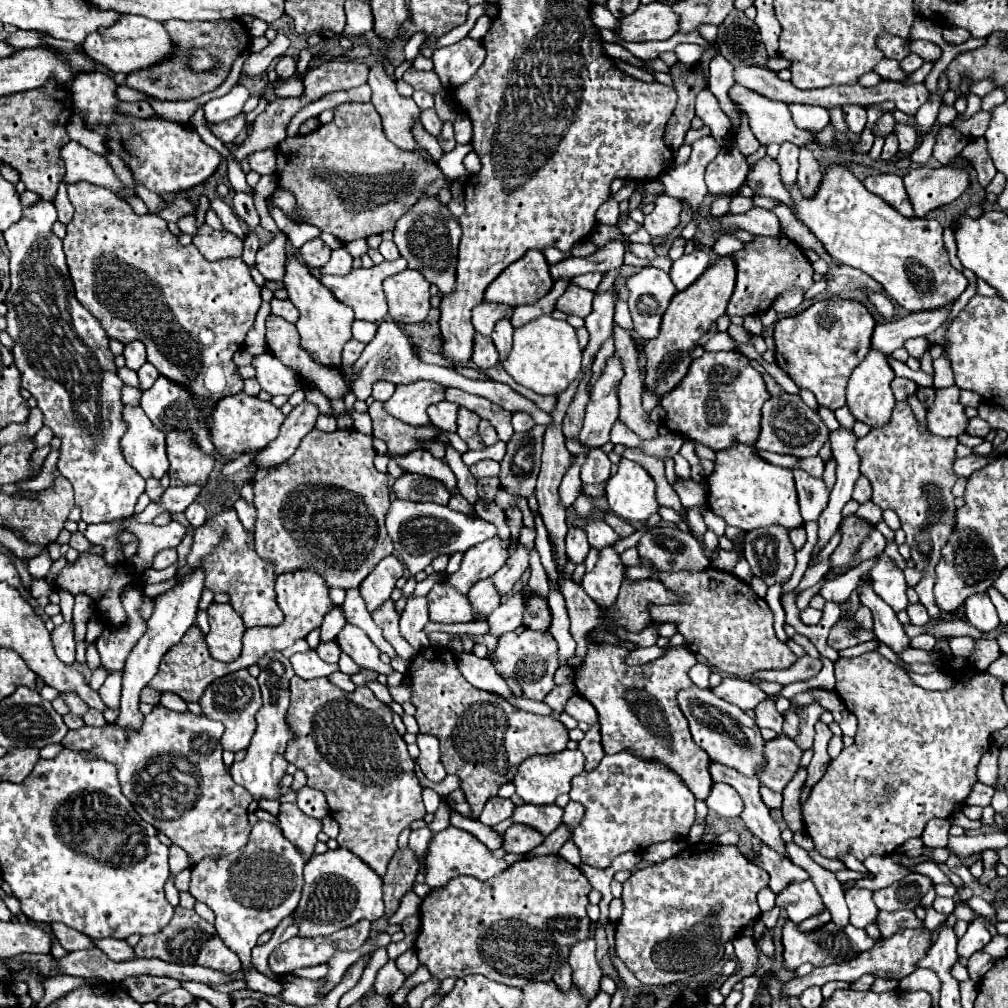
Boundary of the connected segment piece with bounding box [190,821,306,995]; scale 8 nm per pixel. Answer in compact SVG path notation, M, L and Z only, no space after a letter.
M258 821L250 831L248 843L240 851L220 855L218 859L204 857L196 867L192 867L190 893L194 899L206 903L214 911L214 927L220 939L226 947L236 951L244 967L250 969L250 975L246 979L248 989L266 995L280 993L278 981L272 981L264 973L254 971L250 951L264 931L274 931L274 927L296 909L304 883L304 863L304 857L282 835L278 823Z

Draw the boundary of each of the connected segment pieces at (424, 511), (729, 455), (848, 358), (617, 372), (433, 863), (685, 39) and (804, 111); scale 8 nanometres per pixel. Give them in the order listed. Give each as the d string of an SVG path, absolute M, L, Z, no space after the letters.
M394 499L386 513L386 529L390 539L394 541L396 557L404 563L408 573L412 575L401 589L403 597L409 597L416 588L416 575L424 571L426 565L438 555L452 555L456 551L468 551L472 545L482 543L496 535L496 525L484 521L480 517L468 519L464 513L450 511L444 505L436 503L414 503L414 501L400 501Z
M734 441L732 447L716 451L714 473L706 477L708 507L720 515L728 525L752 531L756 527L768 527L768 523L780 523L788 529L802 525L798 509L792 471L772 465L756 453L756 445Z
M840 297L816 301L806 311L780 319L774 325L776 363L798 387L810 389L820 405L834 411L846 403L846 381L850 373L872 349L874 325L872 315L858 301Z
M612 355L604 367L602 377L596 381L594 391L590 395L586 417L584 417L584 427L578 437L580 443L596 447L596 445L604 445L610 441L612 425L618 421L616 387L618 387L620 375L624 375L622 363L616 355Z
M446 827L444 831L436 833L430 841L430 851L426 857L426 879L424 879L424 883L430 889L440 889L448 881L452 881L460 875L472 875L476 879L490 879L504 869L506 869L506 863L502 859L492 857L490 849L482 841L478 841L472 833L456 829L456 827Z
M698 31L688 33L688 35L676 33L676 35L672 35L670 39L658 41L658 43L654 43L654 41L648 41L648 43L624 43L624 41L620 41L620 43L622 43L634 57L638 57L638 59L654 59L654 57L658 57L658 55L664 53L664 51L672 51L672 49L674 49L676 45L680 45L680 43L698 43L698 45L704 45L704 47L714 47L712 43L704 41Z
M792 105L792 117L798 127L808 131L820 131L830 123L830 109L820 105Z

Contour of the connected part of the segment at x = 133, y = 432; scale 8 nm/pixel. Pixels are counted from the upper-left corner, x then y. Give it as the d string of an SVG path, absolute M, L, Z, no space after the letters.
M126 407L124 421L128 423L128 431L122 439L126 463L144 479L162 479L168 471L166 435L150 423L140 407Z

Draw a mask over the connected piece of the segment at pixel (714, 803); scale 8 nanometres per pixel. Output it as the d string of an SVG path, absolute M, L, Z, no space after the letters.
M726 783L712 785L710 795L706 797L706 805L708 805L708 809L712 809L714 813L718 813L722 817L738 817L742 811L740 795Z

